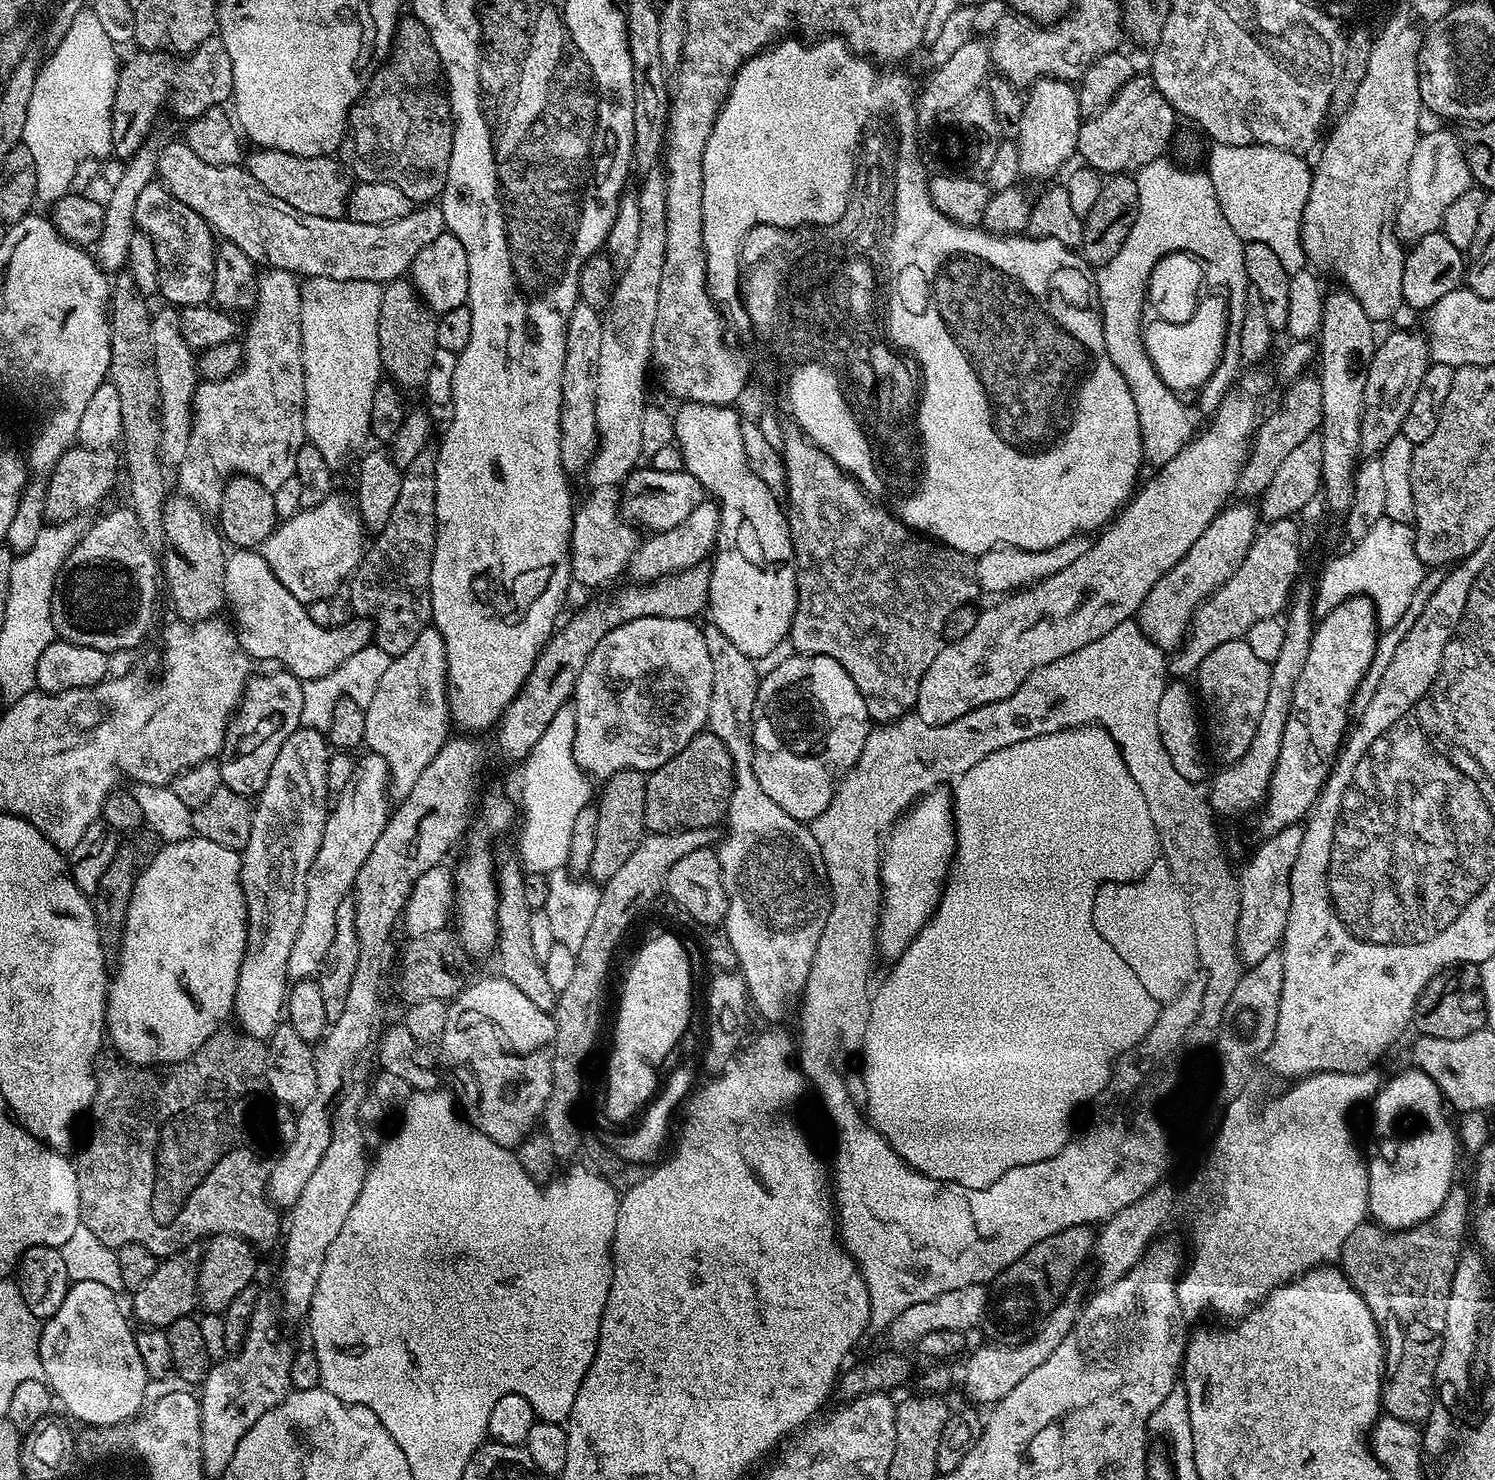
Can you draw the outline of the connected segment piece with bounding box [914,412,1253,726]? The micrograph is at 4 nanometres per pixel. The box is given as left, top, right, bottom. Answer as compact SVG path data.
M1213 412L1207 424L1203 431L1193 436L1192 441L1185 448L1178 450L1178 454L1174 454L1174 458L1170 458L1170 462L1166 462L1166 466L1155 469L1151 473L1153 476L1148 481L1145 479L1139 485L1138 491L1132 499L1091 541L1089 550L1082 555L1082 558L1075 559L1066 569L1058 570L1057 573L1050 574L1029 587L1022 587L997 599L995 601L997 604L993 608L983 609L980 612L978 622L974 622L974 630L970 630L970 634L966 634L966 638L953 640L941 647L938 658L934 658L934 662L930 662L930 670L926 670L926 674L918 686L918 698L914 712L915 715L922 718L922 722L926 722L930 726L942 726L962 718L962 714L970 714L970 710L974 710L978 706L986 706L990 702L1002 702L1002 698L1010 698L1010 694L1014 694L1014 690L1018 690L1018 686L1022 686L1022 682L1026 682L1026 678L1030 674L1034 674L1034 670L1046 666L1050 662L1058 662L1058 658L1066 658L1066 654L1074 654L1074 650L1082 650L1082 646L1090 646L1090 642L1098 642L1098 638L1102 638L1102 634L1110 634L1110 630L1114 630L1114 626L1133 619L1139 613L1146 594L1150 594L1150 590L1154 590L1154 582L1158 582L1158 578L1162 578L1162 574L1166 574L1166 570L1173 568L1182 559L1186 550L1190 550L1190 546L1194 546L1194 542L1198 542L1202 530L1206 530L1206 526L1210 526L1212 519L1224 511L1226 505L1233 499L1240 472L1244 469L1244 463L1248 461L1248 450L1252 447L1253 436L1248 432L1232 432L1232 412Z

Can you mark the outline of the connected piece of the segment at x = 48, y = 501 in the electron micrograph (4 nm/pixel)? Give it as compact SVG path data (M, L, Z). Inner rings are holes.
M73 446L64 452L48 474L44 489L43 516L45 523L61 524L79 519L94 507L113 486L120 458L113 449L92 450Z

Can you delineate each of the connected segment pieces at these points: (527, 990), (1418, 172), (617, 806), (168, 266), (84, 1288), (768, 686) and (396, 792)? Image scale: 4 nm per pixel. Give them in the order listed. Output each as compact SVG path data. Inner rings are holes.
M501 894L499 896L498 910L496 911L496 955L500 964L499 973L515 986L538 1010L552 1012L556 1007L557 992L550 986L544 970L543 961L539 960L531 945L531 919L534 910L530 907L527 897L521 894Z
M1428 132L1421 135L1420 140L1414 146L1414 158L1410 158L1410 170L1406 174L1406 194L1400 203L1400 209L1396 215L1396 234L1404 242L1421 240L1426 234L1441 231L1444 223L1444 215L1450 202L1458 198L1458 194L1466 194L1466 190L1473 187L1474 181L1468 163L1464 157L1462 140L1459 135L1452 132Z
M622 769L620 772L614 773L608 779L603 781L604 789L599 789L598 799L595 801L595 807L598 814L597 834L594 837L594 854L590 857L590 866L587 875L593 881L603 882L614 878L614 874L622 867L630 858L630 854L634 854L634 850L638 850L638 846L646 835L644 827L646 786L648 777L641 771L634 769Z
M150 183L134 207L135 227L145 232L154 242L154 254L158 258L159 295L164 295L169 305L187 306L211 301L214 286L214 262L217 237L210 225L198 213L190 210L178 198L174 198L163 183Z
M75 1282L69 1287L66 1298L62 1298L58 1314L43 1321L40 1329L40 1361L53 1397L64 1403L65 1410L74 1419L96 1424L92 1426L120 1426L133 1419L145 1407L144 1391L150 1385L146 1366L142 1366L142 1358L138 1355L136 1332L128 1325L129 1317L126 1312L124 1317L116 1300L119 1300L117 1293L106 1290L99 1282Z
M791 654L777 668L763 673L752 717L753 766L758 786L790 814L790 818L810 822L830 806L838 781L858 762L870 731L866 702L854 686L854 678L829 656Z
M429 626L414 638L414 646L406 654L392 657L386 674L378 683L378 690L370 704L363 709L365 716L365 734L363 743L368 752L378 754L388 767L388 795L399 802L414 790L414 782L422 775L422 770L434 762L438 750L450 738L450 685L446 666L446 642L434 626Z

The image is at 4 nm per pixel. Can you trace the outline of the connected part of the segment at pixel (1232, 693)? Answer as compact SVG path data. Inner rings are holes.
M1247 639L1235 640L1218 646L1218 650L1210 650L1210 654L1202 658L1200 671L1194 677L1207 743L1224 762L1237 760L1246 754L1258 726L1258 718L1262 718L1262 706L1266 706L1266 693L1270 691L1269 661L1263 660L1248 643Z

